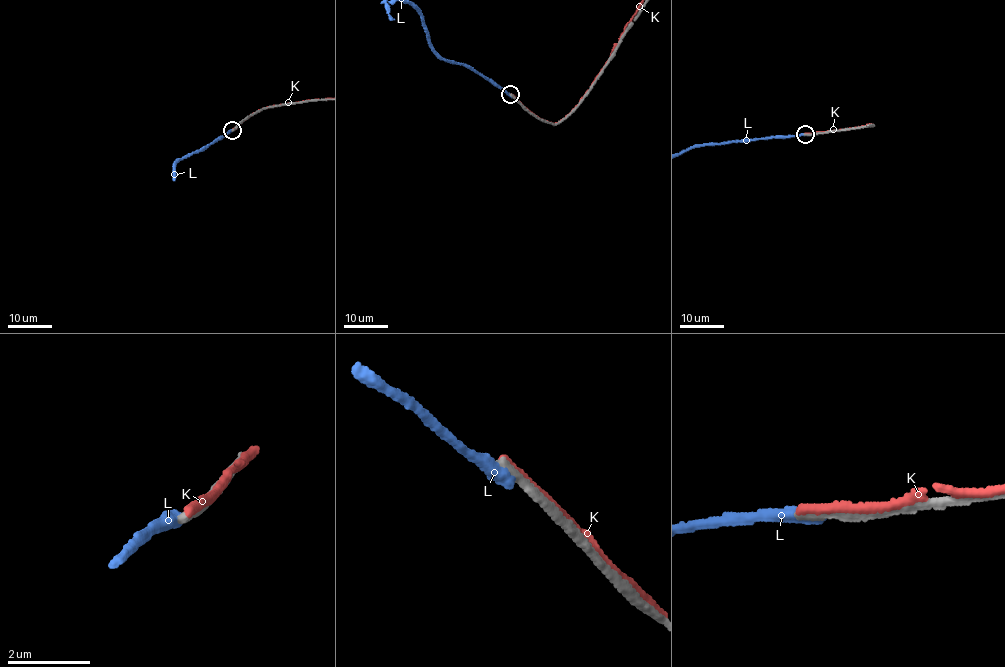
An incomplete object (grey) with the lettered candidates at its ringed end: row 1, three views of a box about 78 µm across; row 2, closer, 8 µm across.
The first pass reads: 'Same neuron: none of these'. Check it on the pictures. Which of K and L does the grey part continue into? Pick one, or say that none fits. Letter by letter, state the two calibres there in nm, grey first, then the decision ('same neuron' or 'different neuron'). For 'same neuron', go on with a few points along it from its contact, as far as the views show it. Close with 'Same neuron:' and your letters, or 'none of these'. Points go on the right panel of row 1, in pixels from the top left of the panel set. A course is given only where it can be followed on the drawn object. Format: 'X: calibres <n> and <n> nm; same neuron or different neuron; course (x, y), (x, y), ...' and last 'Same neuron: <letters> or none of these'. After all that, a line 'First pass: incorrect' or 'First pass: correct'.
K: calibres 200 and 190 nm; different neuron
L: calibres 240 and 360 nm; different neuron
Same neuron: none of these
First pass: correct

